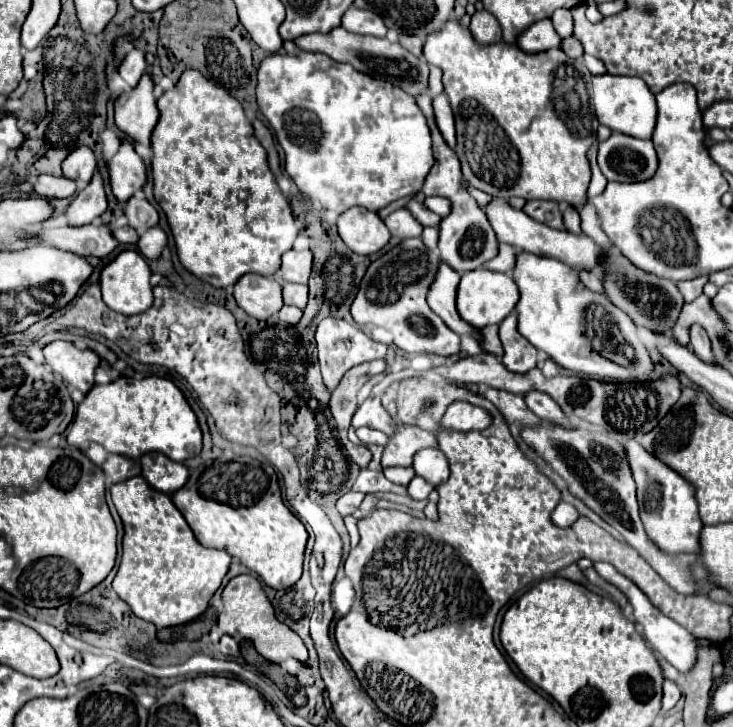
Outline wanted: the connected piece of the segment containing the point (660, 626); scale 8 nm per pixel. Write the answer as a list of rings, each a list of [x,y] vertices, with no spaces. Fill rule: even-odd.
[[[594,563],[594,569],[598,571],[598,575],[600,575],[602,579],[606,579],[606,581],[612,583],[612,585],[616,585],[616,587],[628,597],[630,605],[634,607],[636,623],[642,625],[644,639],[652,645],[652,649],[656,649],[656,651],[658,651],[668,663],[672,663],[680,673],[686,673],[686,671],[692,667],[692,663],[696,661],[696,643],[694,643],[694,635],[688,633],[688,631],[686,631],[682,625],[678,625],[676,621],[672,621],[670,617],[666,617],[660,609],[656,609],[656,607],[650,603],[650,599],[648,599],[632,581],[626,579],[624,575],[620,575],[610,563]]]

